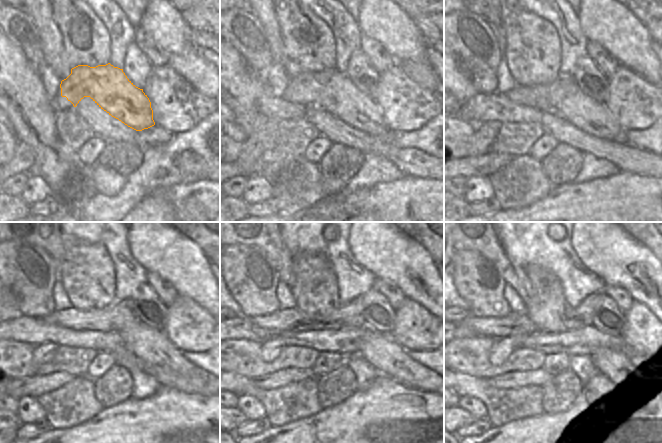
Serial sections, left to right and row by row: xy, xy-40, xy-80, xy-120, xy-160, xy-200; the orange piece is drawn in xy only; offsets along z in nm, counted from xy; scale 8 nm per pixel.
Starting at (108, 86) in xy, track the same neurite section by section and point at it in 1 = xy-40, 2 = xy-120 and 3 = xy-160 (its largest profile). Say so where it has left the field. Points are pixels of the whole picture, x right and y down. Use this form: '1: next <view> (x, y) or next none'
1: next xy-40 (331, 90)
2: next xy-120 (153, 346)
3: next xy-160 (390, 359)

